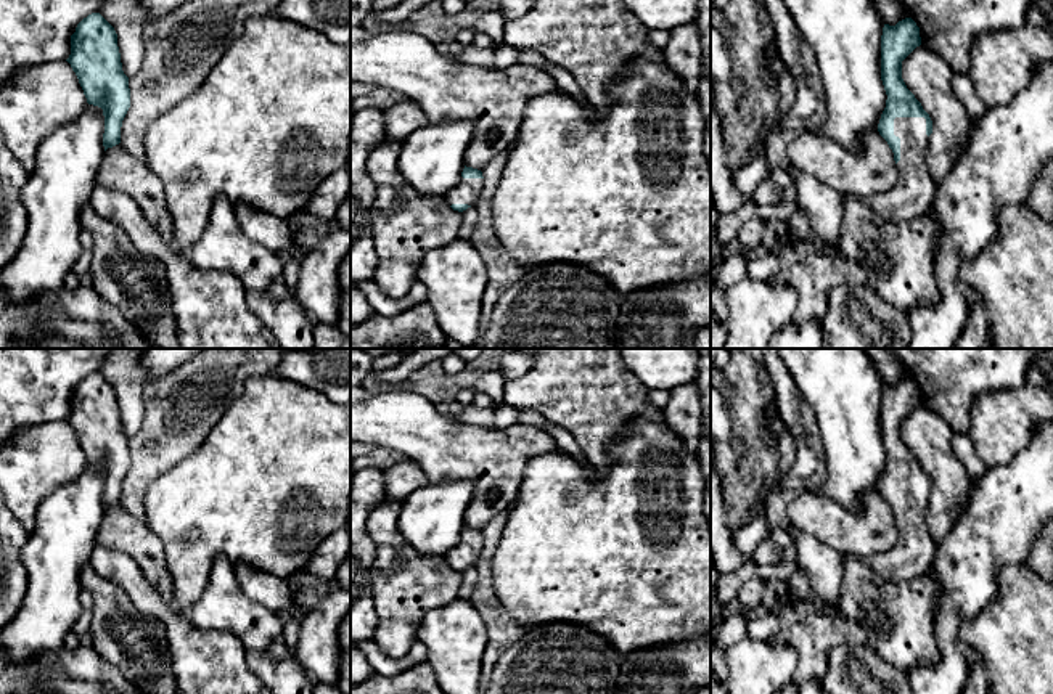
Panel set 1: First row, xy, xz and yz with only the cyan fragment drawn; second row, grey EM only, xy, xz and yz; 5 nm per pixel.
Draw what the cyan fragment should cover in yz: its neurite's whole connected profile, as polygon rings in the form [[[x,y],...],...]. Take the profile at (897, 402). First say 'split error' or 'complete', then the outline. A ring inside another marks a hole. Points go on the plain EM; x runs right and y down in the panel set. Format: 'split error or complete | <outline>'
split error | [[[912,378],[895,386],[884,384],[881,440],[887,459],[878,492],[894,512],[897,541],[891,549],[867,561],[891,583],[928,575],[937,548],[926,522],[932,480],[902,439],[902,421],[920,405],[920,387]]]

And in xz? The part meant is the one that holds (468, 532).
split error | [[[465,525],[460,541],[449,549],[445,559],[453,570],[463,572],[468,567],[476,565],[481,557],[482,546],[482,532]]]

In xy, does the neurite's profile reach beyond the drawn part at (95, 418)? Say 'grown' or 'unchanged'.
unchanged

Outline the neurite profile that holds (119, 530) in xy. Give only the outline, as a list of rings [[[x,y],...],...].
[[[121,503],[104,511],[96,546],[119,549],[133,557],[169,606],[182,610],[174,598],[174,582],[166,567],[162,541],[150,530],[145,520],[130,516]]]

